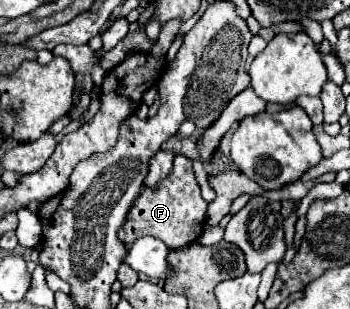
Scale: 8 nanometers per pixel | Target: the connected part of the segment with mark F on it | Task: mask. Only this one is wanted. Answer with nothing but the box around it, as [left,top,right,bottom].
[117,155,207,249]

